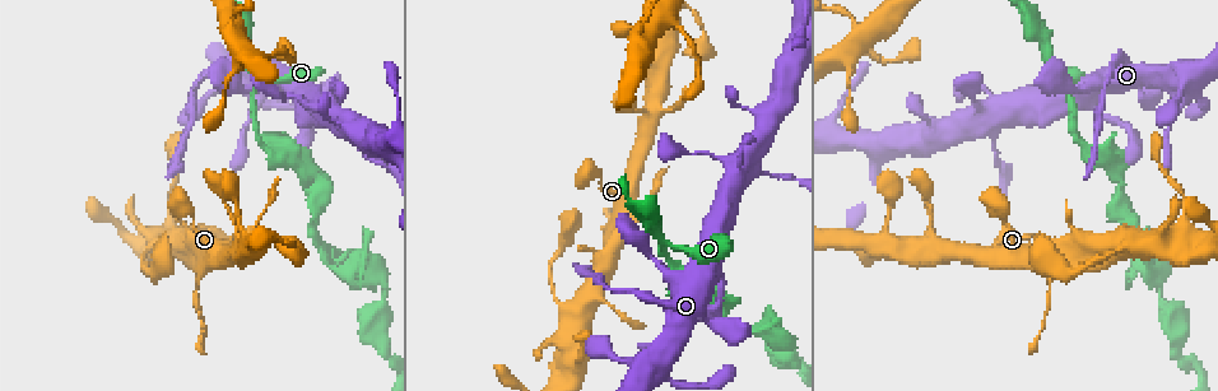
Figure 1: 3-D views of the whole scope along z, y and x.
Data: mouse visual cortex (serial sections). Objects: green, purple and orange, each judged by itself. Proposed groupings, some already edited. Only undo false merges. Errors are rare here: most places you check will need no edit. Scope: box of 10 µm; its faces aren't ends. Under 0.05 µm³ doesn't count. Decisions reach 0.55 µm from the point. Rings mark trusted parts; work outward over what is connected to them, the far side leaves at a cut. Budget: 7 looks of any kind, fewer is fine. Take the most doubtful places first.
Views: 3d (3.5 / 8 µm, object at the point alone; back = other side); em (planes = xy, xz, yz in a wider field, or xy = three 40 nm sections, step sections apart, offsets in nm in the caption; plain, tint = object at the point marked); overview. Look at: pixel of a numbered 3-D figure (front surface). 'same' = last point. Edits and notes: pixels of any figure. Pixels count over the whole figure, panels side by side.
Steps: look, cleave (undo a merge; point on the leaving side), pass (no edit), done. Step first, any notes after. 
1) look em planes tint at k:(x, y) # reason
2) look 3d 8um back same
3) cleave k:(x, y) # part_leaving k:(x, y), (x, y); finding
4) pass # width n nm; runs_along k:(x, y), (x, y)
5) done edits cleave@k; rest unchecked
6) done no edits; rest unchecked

look 3d 8um at 1:(669, 244) # a fork

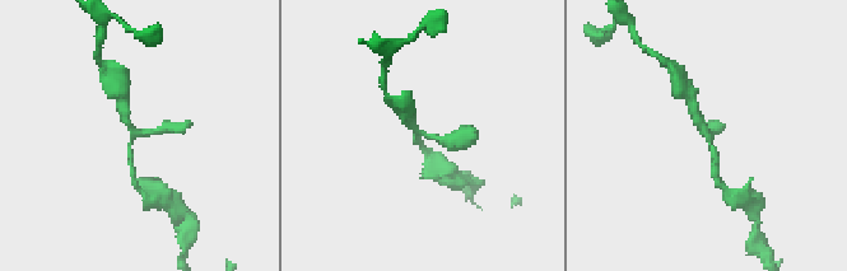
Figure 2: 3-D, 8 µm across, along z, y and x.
look em planes tint same # arms 3; arm_widths 200, 200, 250 nm; need the tissue

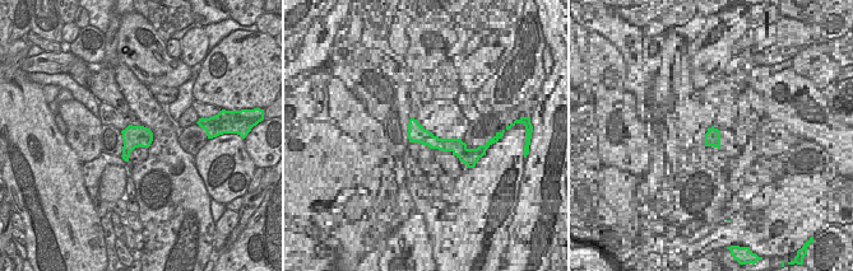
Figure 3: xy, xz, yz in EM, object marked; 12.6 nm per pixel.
pass # runs_along 2:(168, 126), (134, 134), (131, 169); all the same cell

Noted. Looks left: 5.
look 3d 3.5um at 1:(761, 331) # abrupt turn

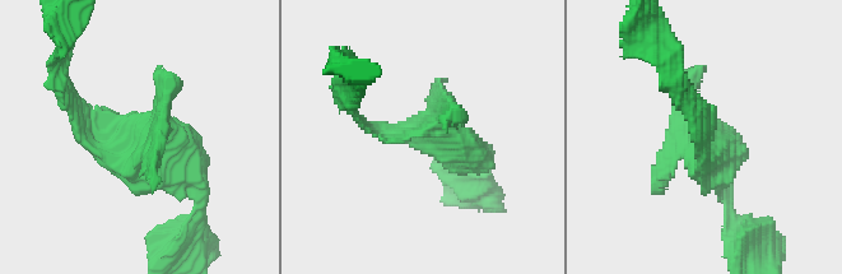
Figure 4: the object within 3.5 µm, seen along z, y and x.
look em xy step 3 tint at 4:(138, 158)

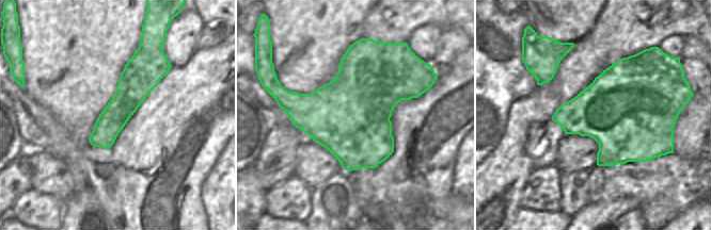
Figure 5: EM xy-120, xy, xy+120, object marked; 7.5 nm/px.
pass # runs_along 4:(77, 120), (201, 190); one cell here

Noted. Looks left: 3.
look 3d 3.5um at 1:(992, 138) # thick turns thin

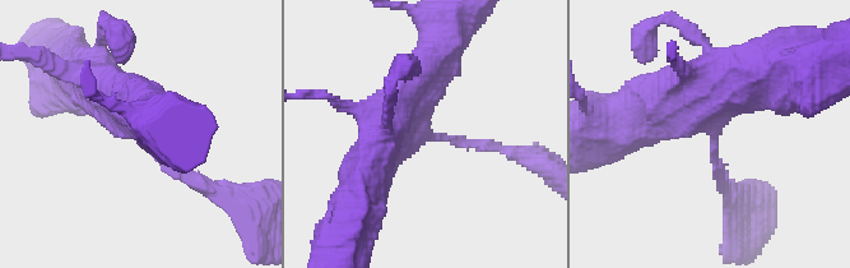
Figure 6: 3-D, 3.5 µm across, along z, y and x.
look em planes tint at 6:(714, 136) # arm_widths 150, 500 nm

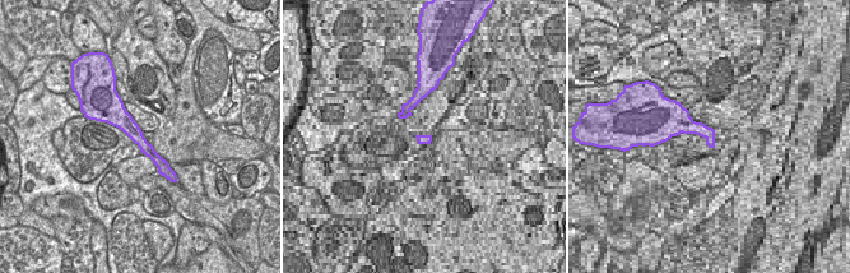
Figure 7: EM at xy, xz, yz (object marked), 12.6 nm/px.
pass # runs_along 6:(96, 78), (170, 169), (209, 188); continuous, no second cell

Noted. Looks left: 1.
done no edits; rest unchecked

